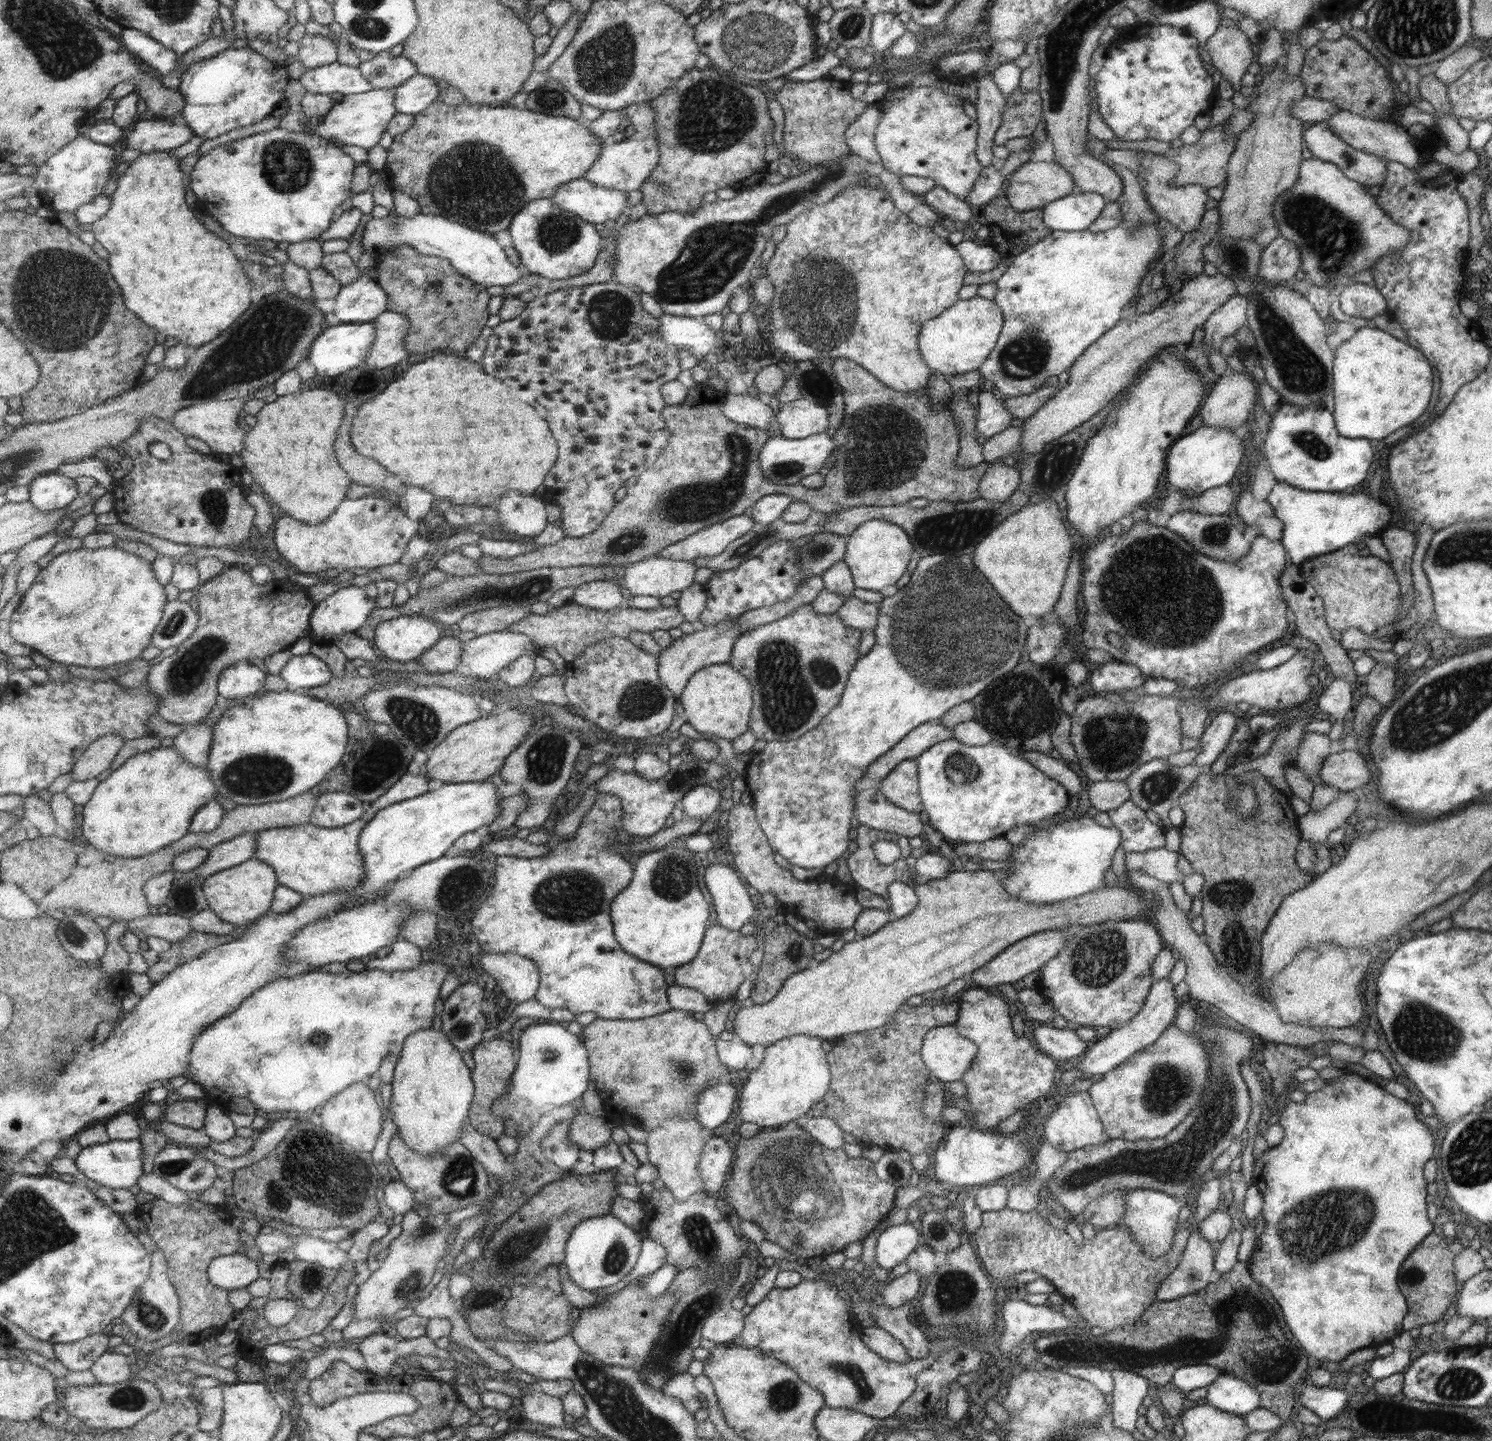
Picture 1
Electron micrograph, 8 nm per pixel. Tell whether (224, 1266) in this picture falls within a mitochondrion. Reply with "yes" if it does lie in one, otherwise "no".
no

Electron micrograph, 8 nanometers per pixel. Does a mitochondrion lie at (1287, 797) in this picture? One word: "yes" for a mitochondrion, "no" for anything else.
no

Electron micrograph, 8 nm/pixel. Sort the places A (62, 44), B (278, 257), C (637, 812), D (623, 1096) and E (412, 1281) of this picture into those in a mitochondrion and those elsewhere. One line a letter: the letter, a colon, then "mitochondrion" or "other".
A: mitochondrion
B: other
C: other
D: other
E: mitochondrion

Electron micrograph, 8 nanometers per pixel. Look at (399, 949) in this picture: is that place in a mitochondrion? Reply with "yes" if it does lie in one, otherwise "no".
no

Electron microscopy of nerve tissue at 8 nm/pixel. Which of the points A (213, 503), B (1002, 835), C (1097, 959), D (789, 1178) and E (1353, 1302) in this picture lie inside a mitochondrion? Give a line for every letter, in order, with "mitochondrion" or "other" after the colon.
A: mitochondrion
B: other
C: mitochondrion
D: mitochondrion
E: other

